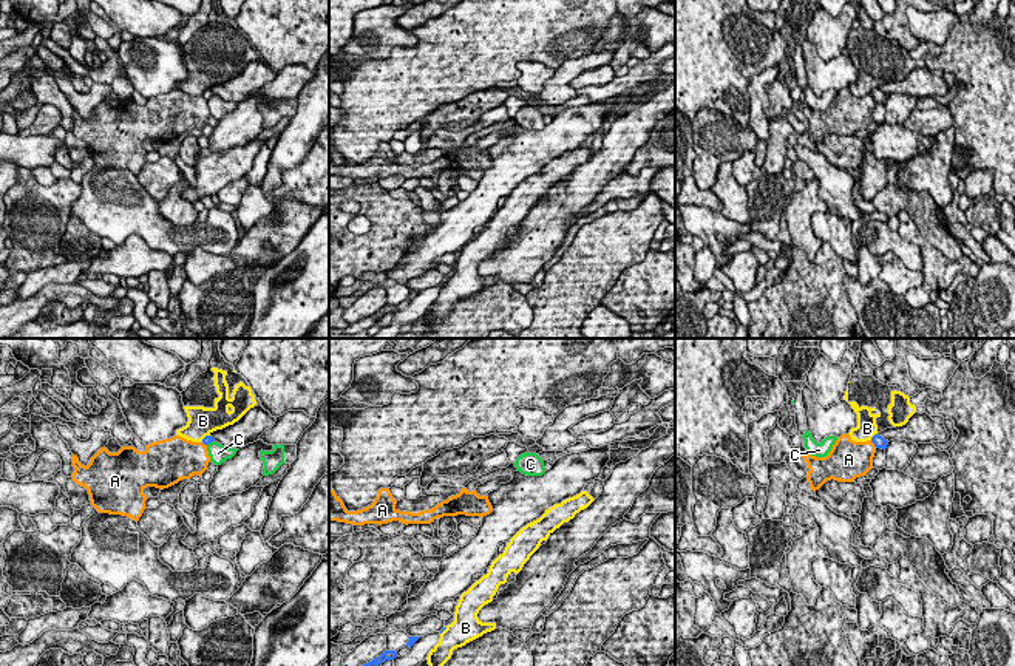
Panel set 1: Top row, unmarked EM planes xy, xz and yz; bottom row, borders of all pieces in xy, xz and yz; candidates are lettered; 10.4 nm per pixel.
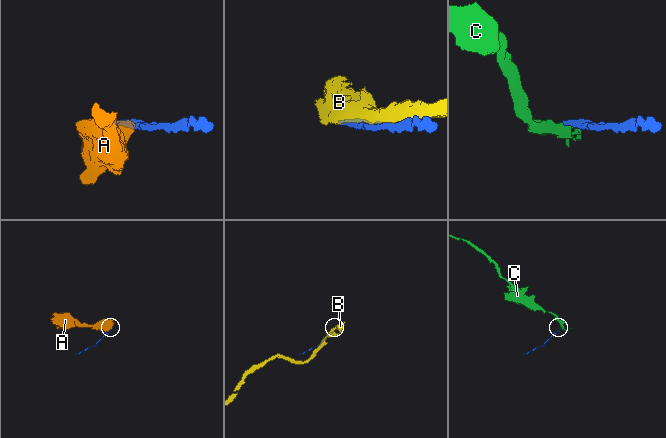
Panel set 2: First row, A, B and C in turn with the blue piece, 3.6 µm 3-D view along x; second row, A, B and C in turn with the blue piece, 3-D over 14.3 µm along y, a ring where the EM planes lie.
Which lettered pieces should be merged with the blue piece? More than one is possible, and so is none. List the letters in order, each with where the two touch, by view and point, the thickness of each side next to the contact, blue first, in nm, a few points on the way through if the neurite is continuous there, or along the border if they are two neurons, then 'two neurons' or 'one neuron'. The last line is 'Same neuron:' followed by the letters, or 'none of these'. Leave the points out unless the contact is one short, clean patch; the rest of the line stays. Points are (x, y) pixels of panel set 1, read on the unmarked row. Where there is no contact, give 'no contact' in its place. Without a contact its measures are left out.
A: contact yz (873, 96); calibres 130 and 360 nm; two neurons
B: contact yz (873, 90); calibres 130 and 200 nm; two neurons
C: contact xy (210, 95); calibres 90 and 190 nm; border xy (213, 95), (207, 99); two neurons
Same neuron: none of these

